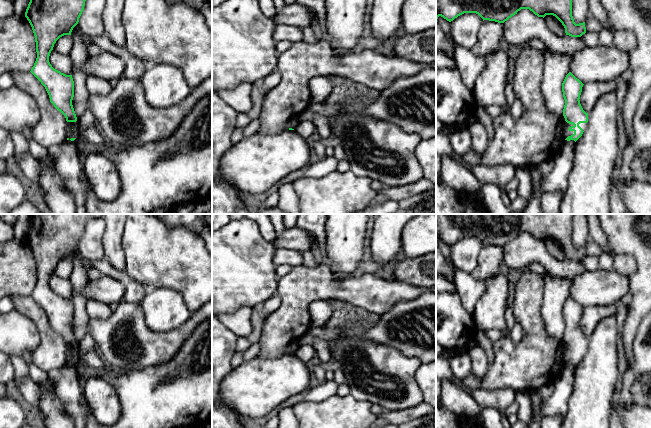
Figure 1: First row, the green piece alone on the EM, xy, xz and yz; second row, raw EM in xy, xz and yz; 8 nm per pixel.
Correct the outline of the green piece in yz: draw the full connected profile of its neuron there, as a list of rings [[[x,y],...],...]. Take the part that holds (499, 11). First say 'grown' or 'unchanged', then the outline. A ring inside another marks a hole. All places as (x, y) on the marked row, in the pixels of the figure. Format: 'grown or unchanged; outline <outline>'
unchanged; outline [[[436,0],[436,18],[438,19],[438,17],[441,16],[449,22],[464,13],[476,13],[483,19],[483,21],[489,20],[504,23],[509,18],[517,14],[517,12],[521,9],[529,9],[538,17],[544,18],[546,15],[555,16],[564,26],[566,35],[571,37],[581,37],[586,33],[585,22],[579,24],[574,22],[572,16],[572,0]]]

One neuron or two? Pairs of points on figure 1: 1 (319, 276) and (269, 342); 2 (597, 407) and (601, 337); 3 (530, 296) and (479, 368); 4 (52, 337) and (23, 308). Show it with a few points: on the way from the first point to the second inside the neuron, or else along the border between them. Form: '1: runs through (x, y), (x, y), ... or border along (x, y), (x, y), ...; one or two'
1: runs through (303, 292), (295, 300), (293, 316), (284, 326); one
2: runs through (597, 390), (597, 372), (601, 361), (601, 354); one
3: border along (488, 365), (487, 371), (481, 380); two
4: runs through (45, 329), (43, 324), (31, 312); one

